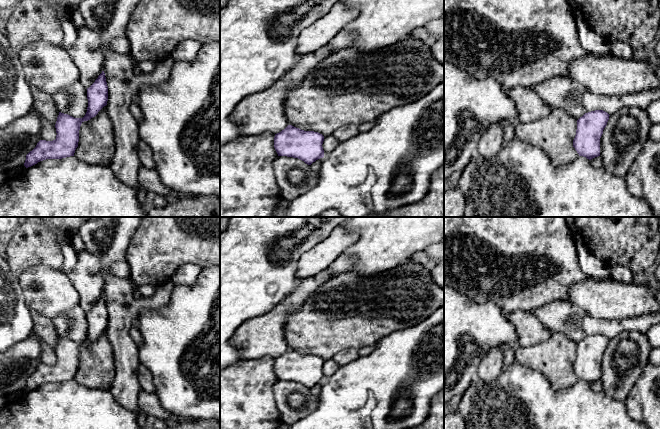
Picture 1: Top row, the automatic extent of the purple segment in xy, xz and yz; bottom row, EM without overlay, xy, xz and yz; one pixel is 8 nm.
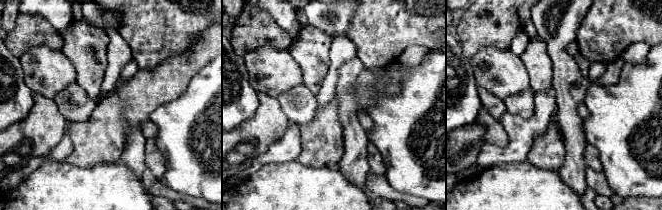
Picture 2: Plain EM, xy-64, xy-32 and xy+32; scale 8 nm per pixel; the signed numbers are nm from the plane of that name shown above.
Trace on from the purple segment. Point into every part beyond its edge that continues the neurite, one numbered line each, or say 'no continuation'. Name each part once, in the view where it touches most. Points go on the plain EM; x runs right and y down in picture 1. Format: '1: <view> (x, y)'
no continuation

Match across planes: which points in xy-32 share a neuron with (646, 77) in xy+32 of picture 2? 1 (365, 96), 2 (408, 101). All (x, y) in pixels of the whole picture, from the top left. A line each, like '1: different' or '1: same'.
1: different
2: same

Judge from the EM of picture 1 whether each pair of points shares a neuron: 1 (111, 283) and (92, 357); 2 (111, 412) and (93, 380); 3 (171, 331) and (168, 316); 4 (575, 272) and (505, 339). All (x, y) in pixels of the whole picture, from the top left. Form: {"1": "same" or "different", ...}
{"1": "different", "2": "different", "3": "same", "4": "different"}

